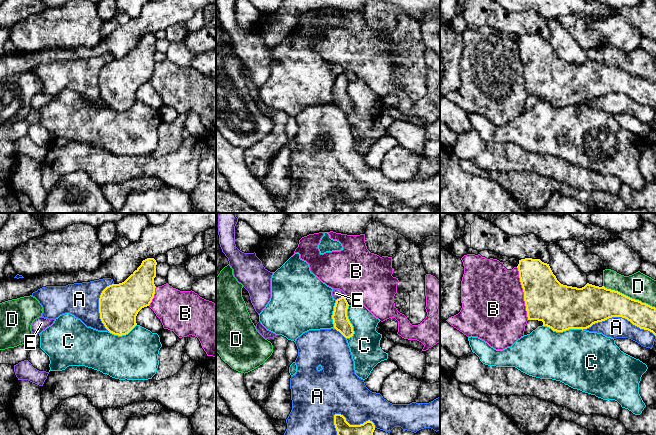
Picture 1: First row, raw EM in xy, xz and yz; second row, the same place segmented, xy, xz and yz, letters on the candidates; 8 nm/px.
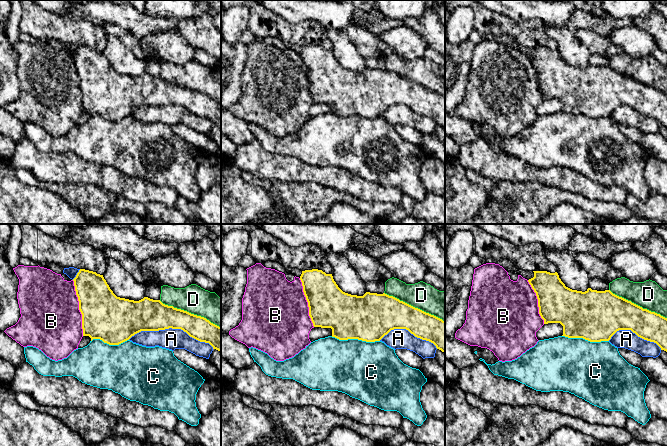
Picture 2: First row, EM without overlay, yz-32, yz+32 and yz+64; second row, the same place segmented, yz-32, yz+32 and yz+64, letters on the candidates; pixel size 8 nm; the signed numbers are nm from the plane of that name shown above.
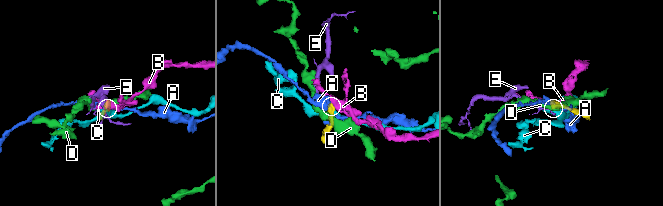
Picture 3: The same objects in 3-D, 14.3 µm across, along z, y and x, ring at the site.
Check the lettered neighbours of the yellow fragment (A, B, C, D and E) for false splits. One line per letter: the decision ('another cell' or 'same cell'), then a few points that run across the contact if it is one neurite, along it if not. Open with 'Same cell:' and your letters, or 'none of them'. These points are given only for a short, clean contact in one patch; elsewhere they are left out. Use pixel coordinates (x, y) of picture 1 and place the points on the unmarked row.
Same cell: none of them
A: another cell
B: another cell
C: another cell
D: another cell
E: another cell | xz (345, 71), (336, 76)

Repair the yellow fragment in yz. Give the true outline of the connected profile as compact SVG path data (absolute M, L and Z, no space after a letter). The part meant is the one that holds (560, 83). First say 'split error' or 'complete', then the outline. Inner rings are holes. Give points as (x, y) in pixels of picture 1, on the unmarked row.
complete | M525 34L517 42L528 96L538 96L556 108L587 105L612 93L622 93L656 112L656 84L618 67L587 59L582 64L561 60L549 40Z

